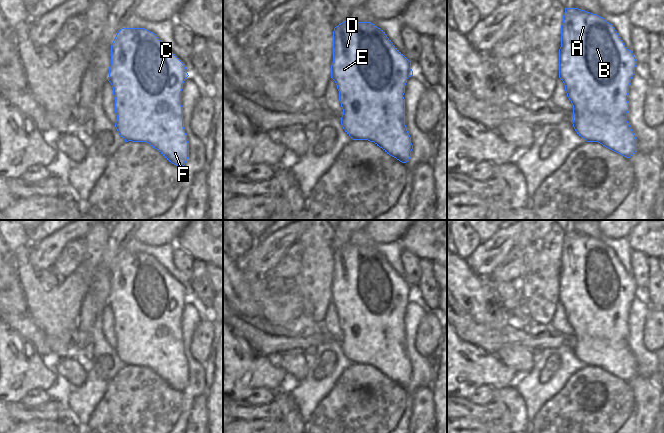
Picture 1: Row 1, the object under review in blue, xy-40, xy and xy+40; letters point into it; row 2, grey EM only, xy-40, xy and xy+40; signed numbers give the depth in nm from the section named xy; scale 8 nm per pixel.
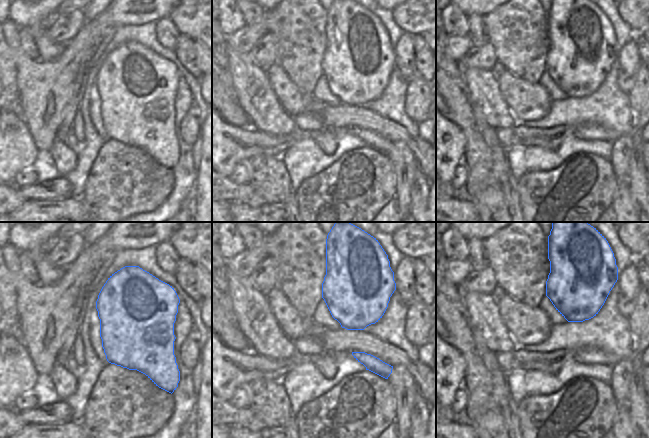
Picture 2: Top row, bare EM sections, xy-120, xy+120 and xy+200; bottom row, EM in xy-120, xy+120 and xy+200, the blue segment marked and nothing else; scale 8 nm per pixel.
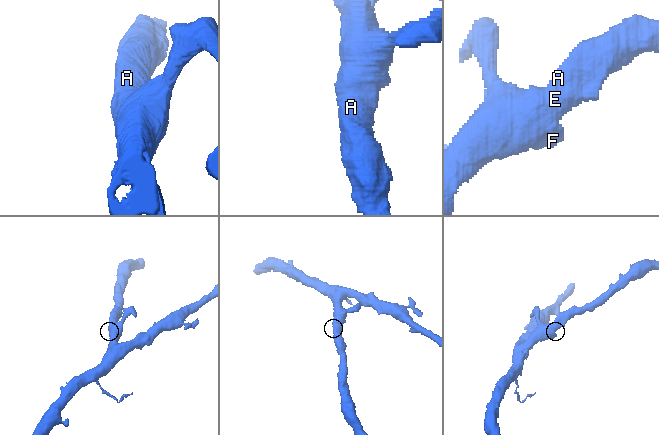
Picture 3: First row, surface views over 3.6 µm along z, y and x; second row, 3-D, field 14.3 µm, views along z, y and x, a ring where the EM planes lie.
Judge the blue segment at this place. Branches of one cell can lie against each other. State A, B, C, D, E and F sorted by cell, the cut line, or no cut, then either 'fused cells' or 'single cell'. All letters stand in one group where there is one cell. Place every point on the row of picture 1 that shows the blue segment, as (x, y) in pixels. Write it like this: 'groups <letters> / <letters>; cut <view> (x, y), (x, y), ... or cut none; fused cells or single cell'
groups A B C D E F; cut none; single cell

